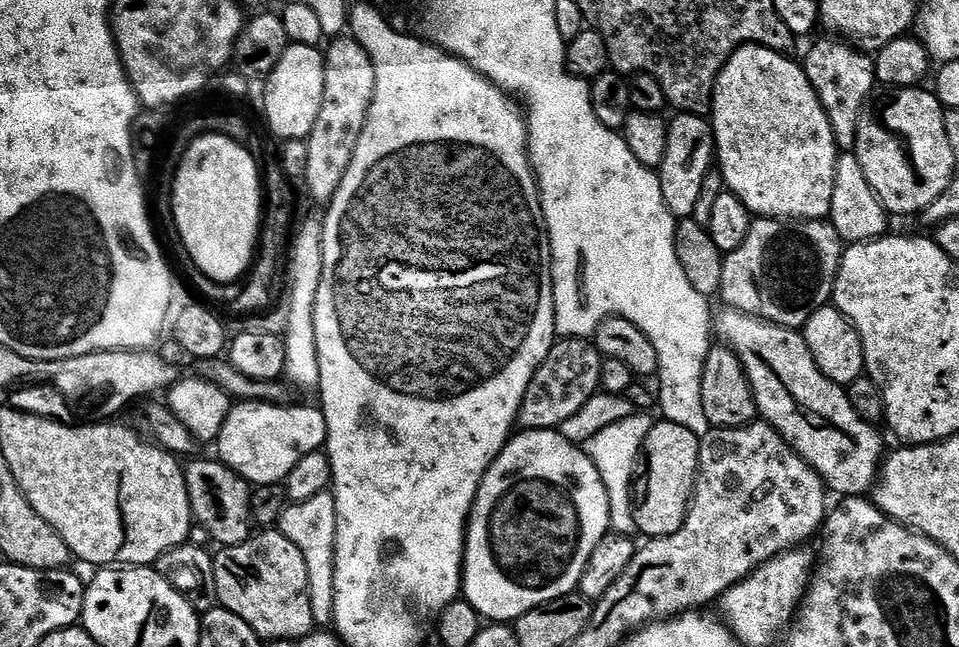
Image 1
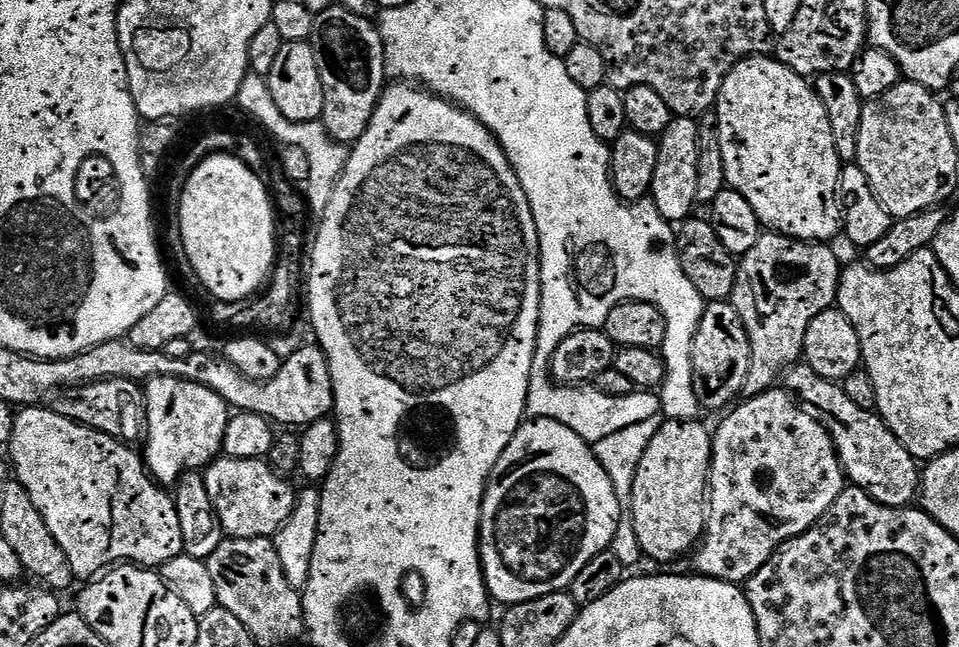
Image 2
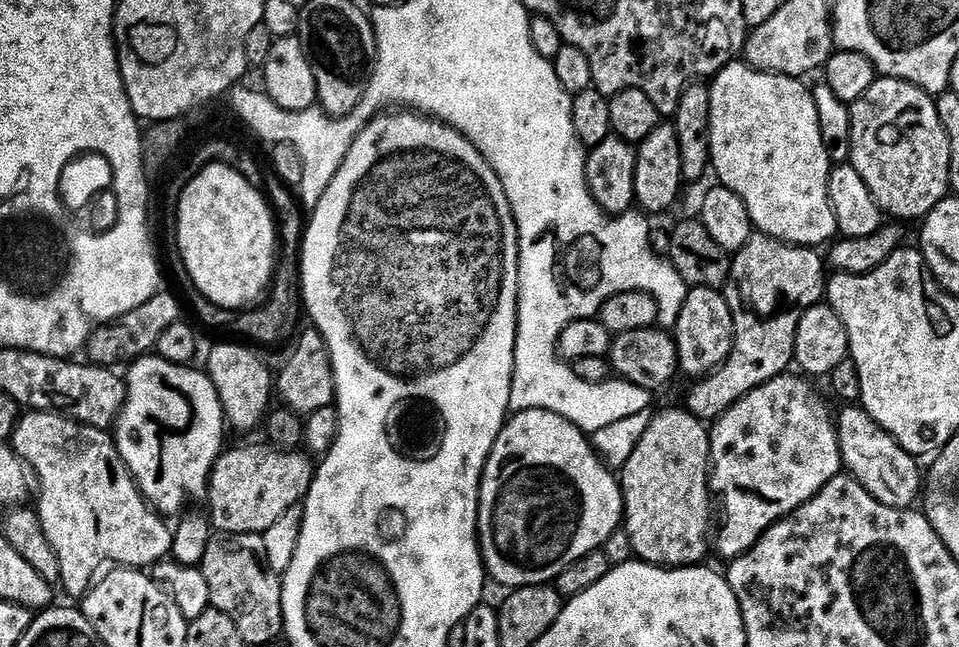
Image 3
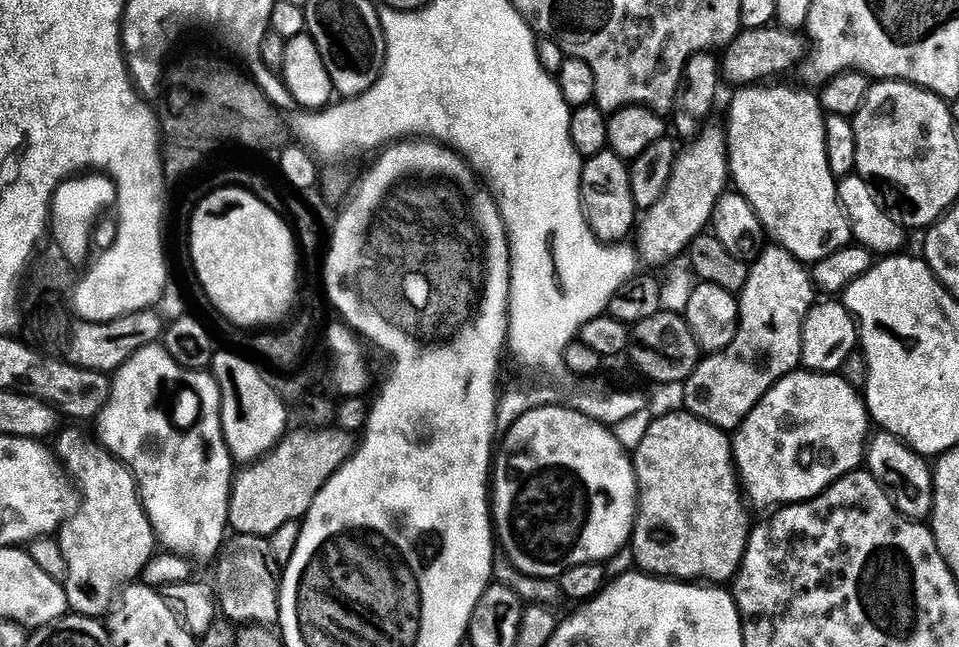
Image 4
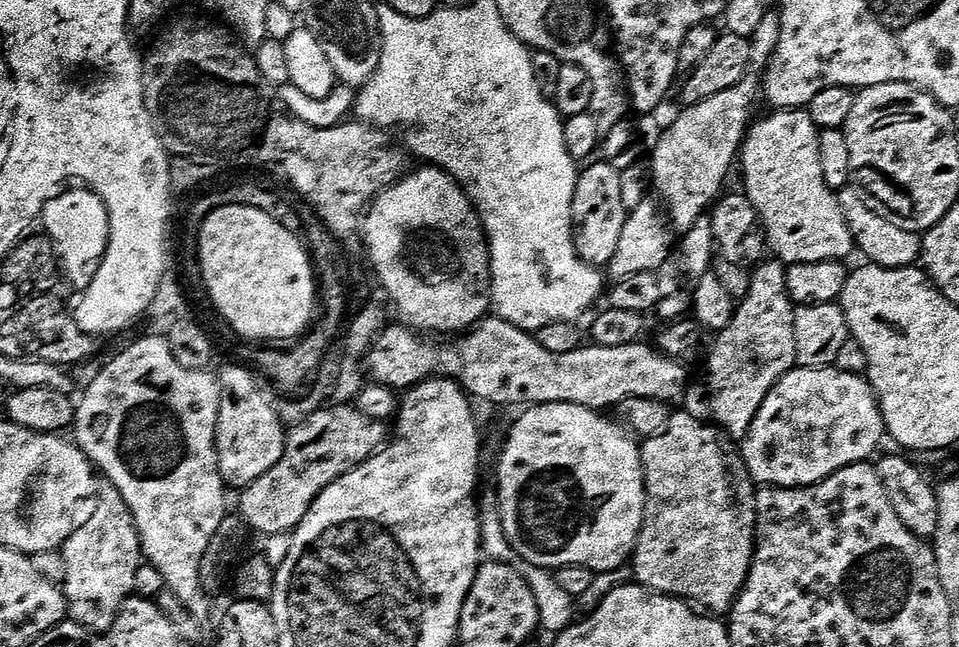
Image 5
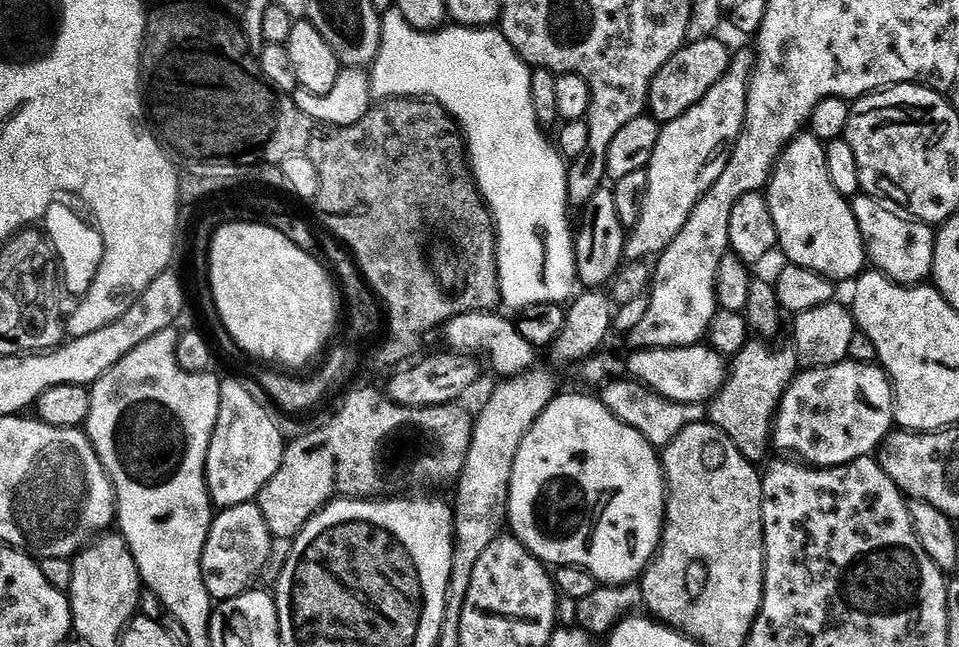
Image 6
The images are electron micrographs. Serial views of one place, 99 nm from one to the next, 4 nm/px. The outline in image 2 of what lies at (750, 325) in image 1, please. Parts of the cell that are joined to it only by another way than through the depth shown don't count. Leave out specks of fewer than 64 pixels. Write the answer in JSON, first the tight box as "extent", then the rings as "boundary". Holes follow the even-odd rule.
{"extent":[787,362,921,508],"boundary":[[[797,362],[787,369],[787,391],[794,394],[801,405],[807,406],[821,421],[827,416],[840,418],[848,428],[848,434],[838,434],[840,444],[834,450],[835,459],[840,461],[839,467],[845,477],[855,487],[867,492],[880,504],[891,508],[909,507],[917,499],[920,491],[921,469],[916,457],[911,456],[904,444],[888,425],[880,419],[876,412],[862,410],[852,399],[846,398],[843,387],[839,383],[814,374],[814,370],[806,363]],[[809,404],[809,405],[808,405]],[[917,467],[917,468],[916,468]]]}

